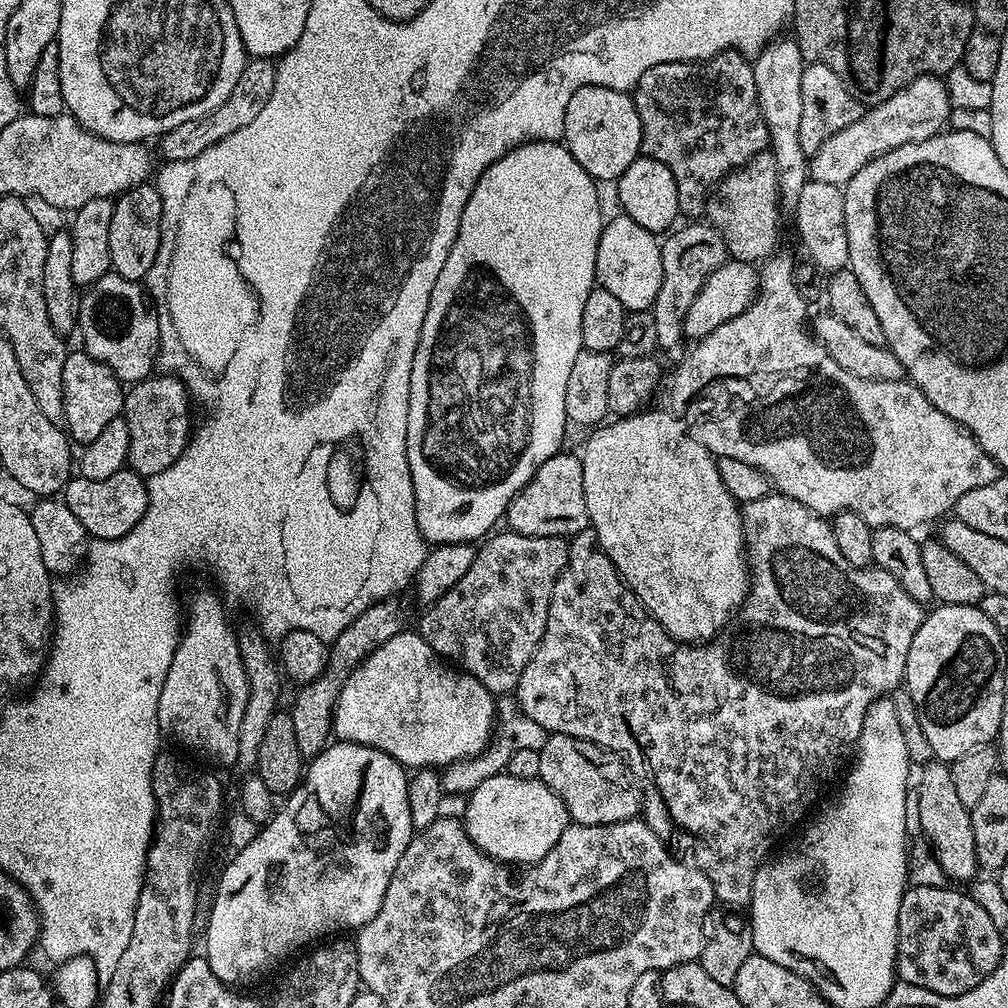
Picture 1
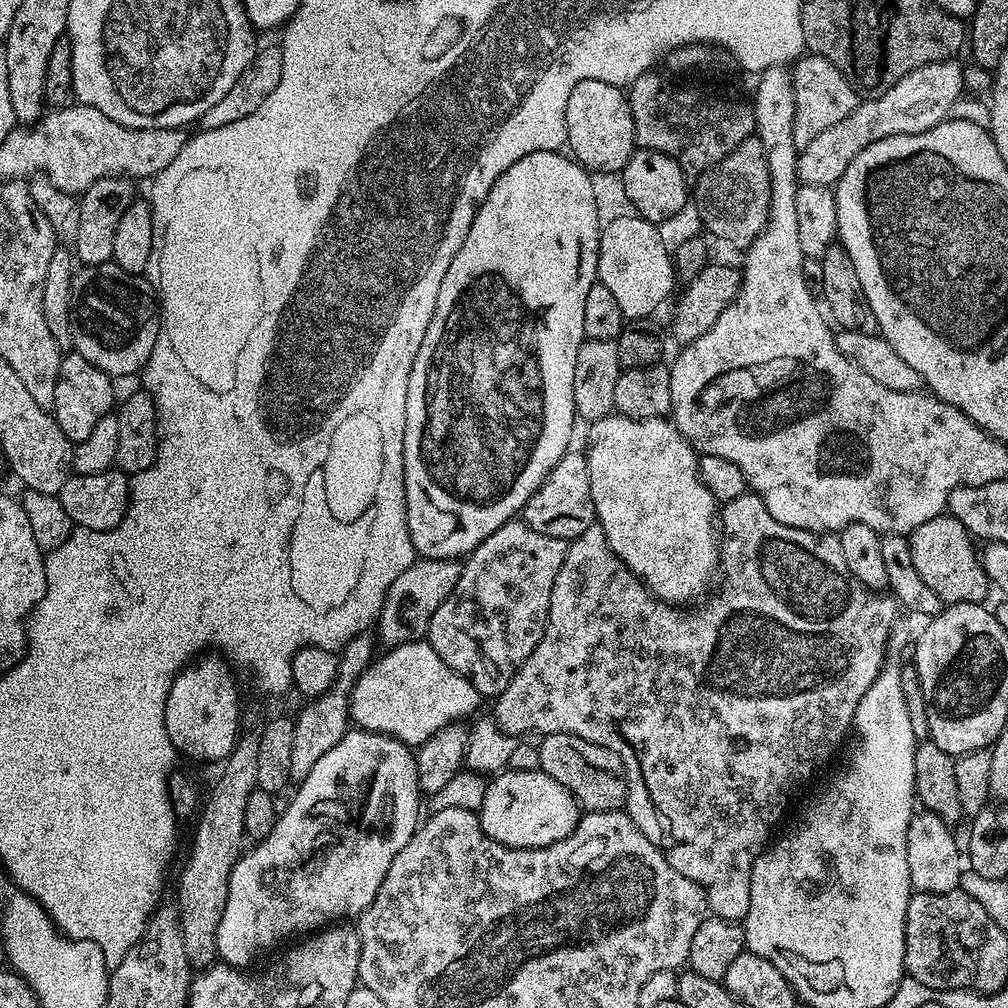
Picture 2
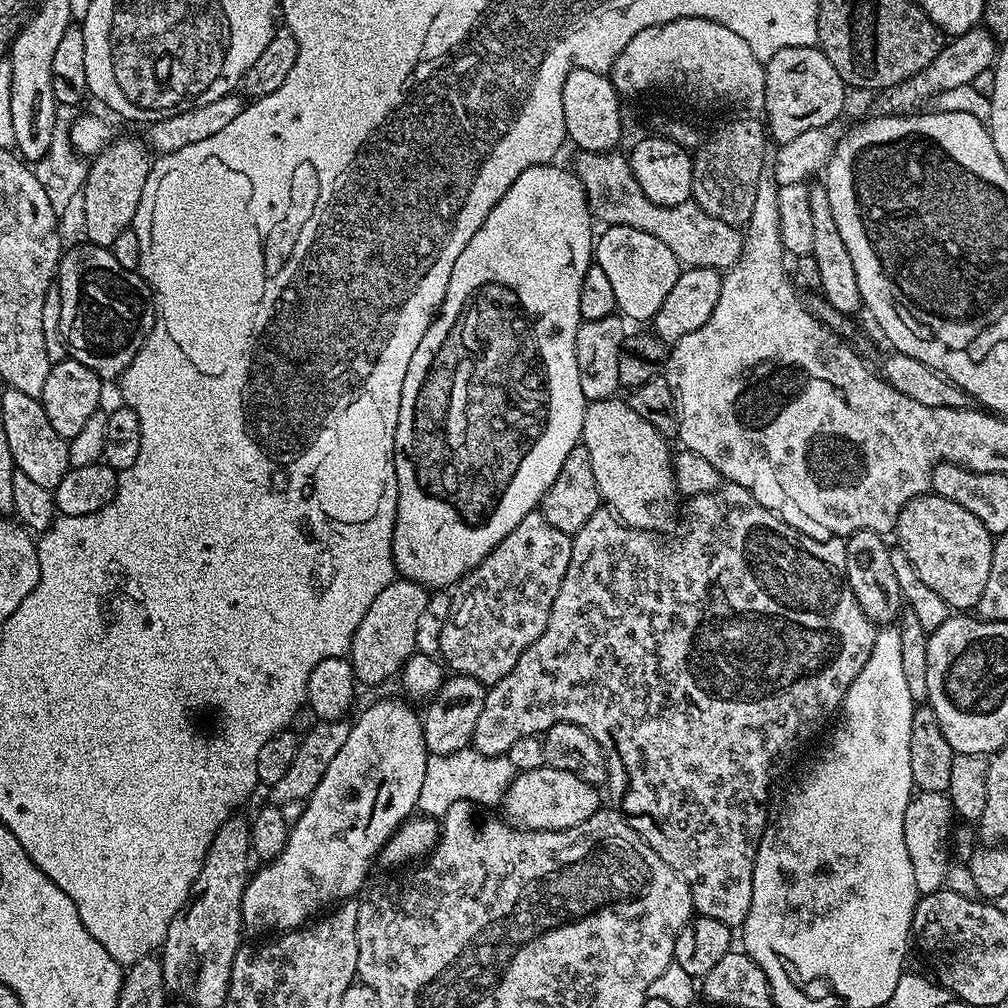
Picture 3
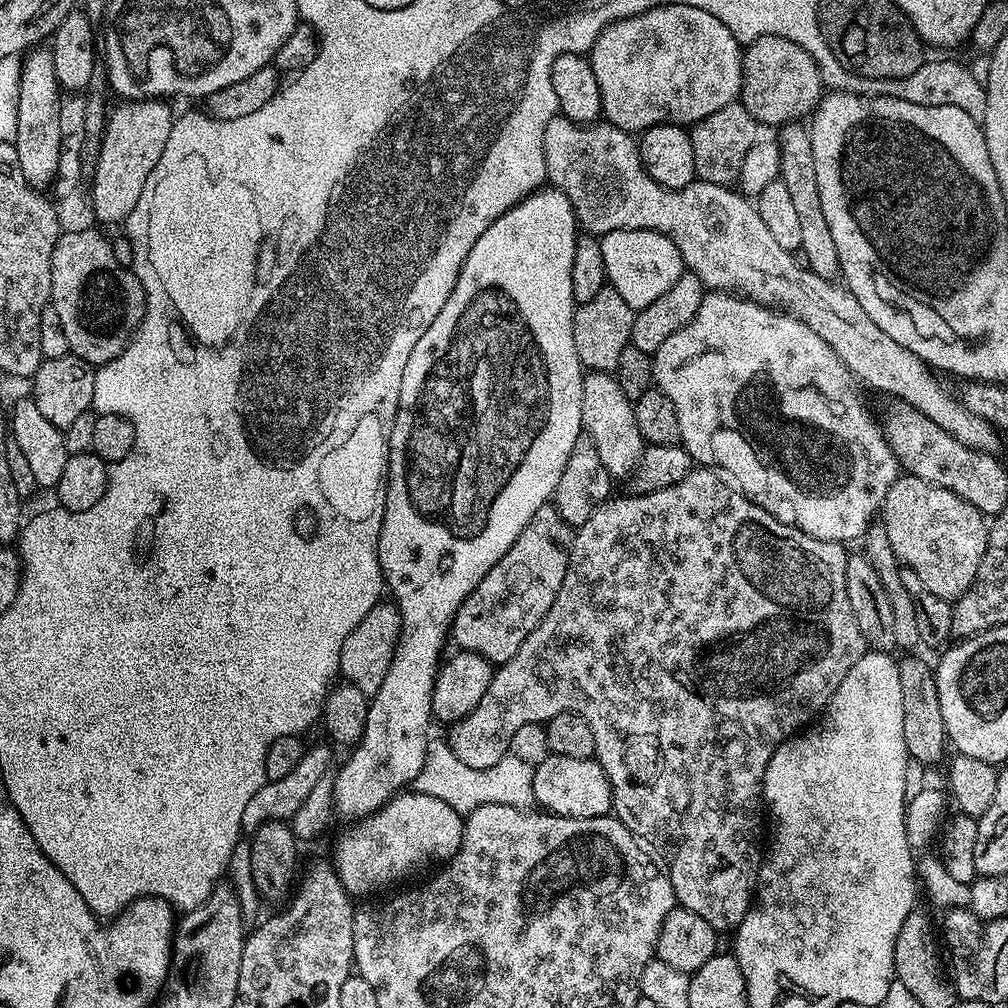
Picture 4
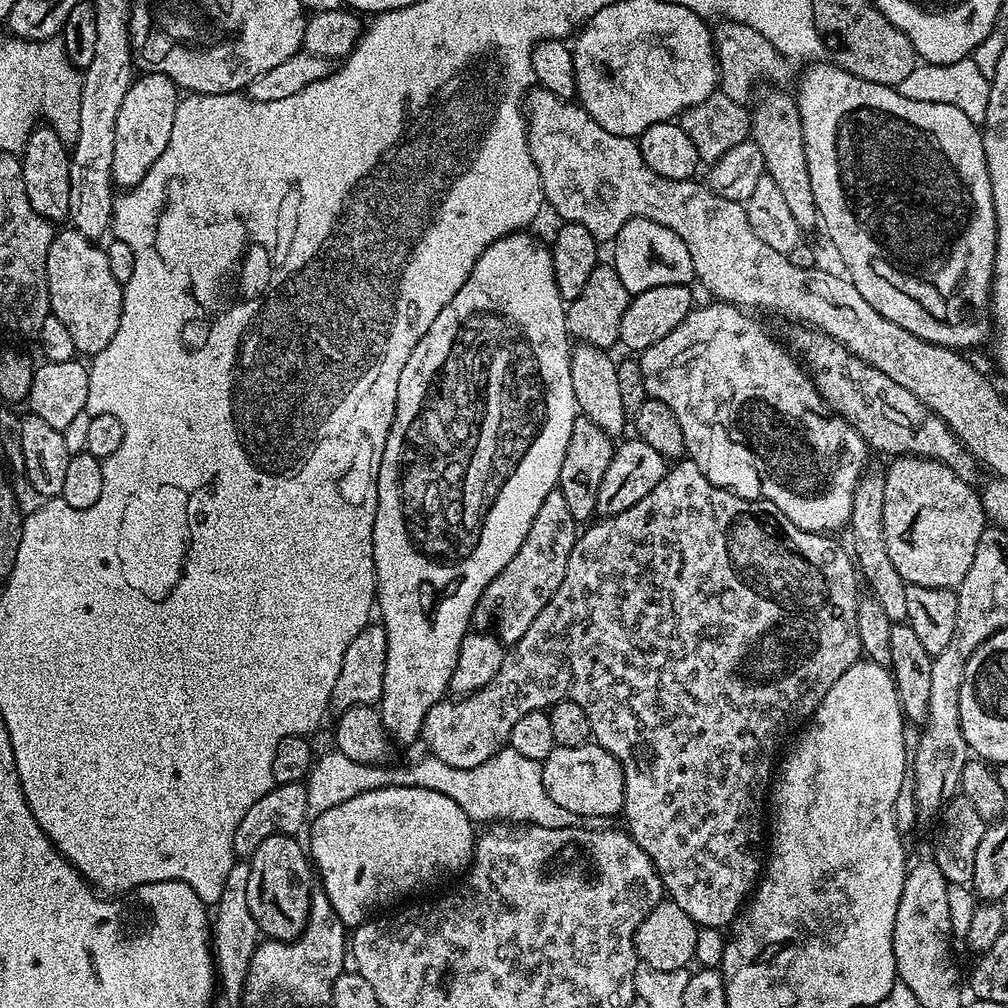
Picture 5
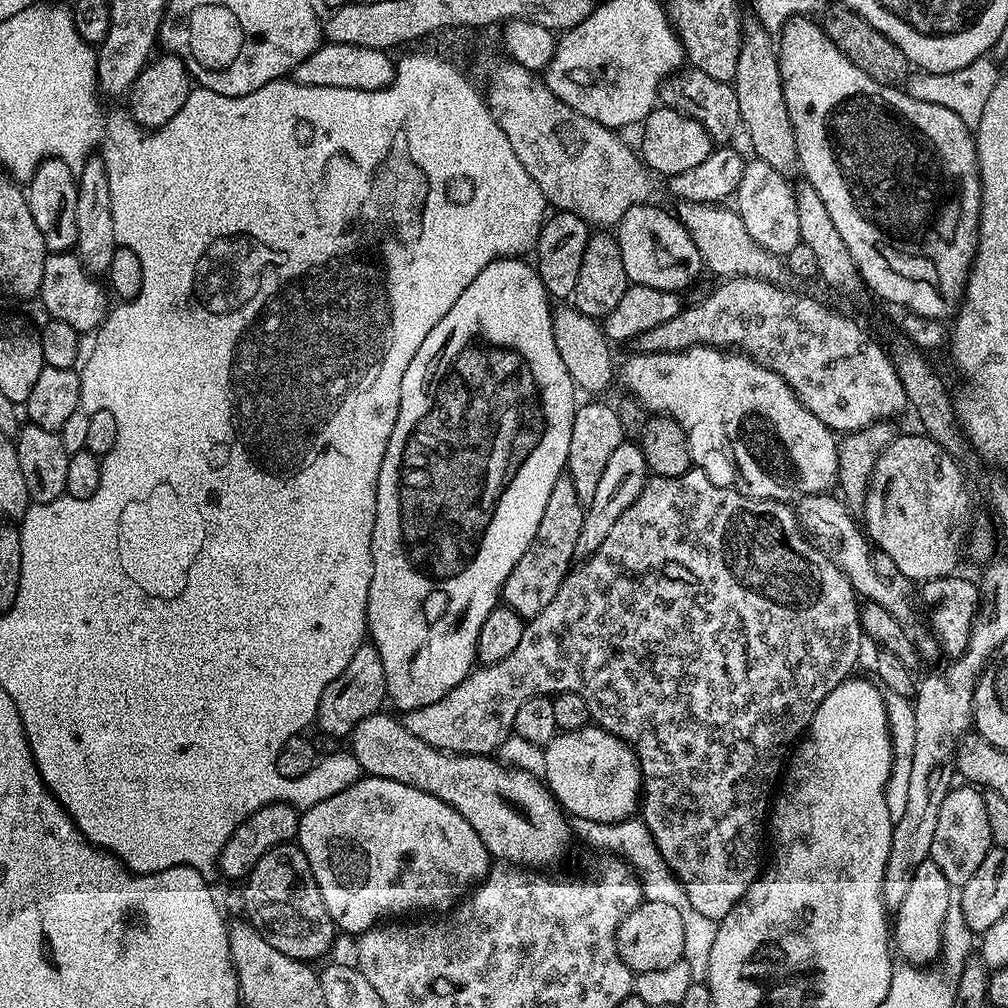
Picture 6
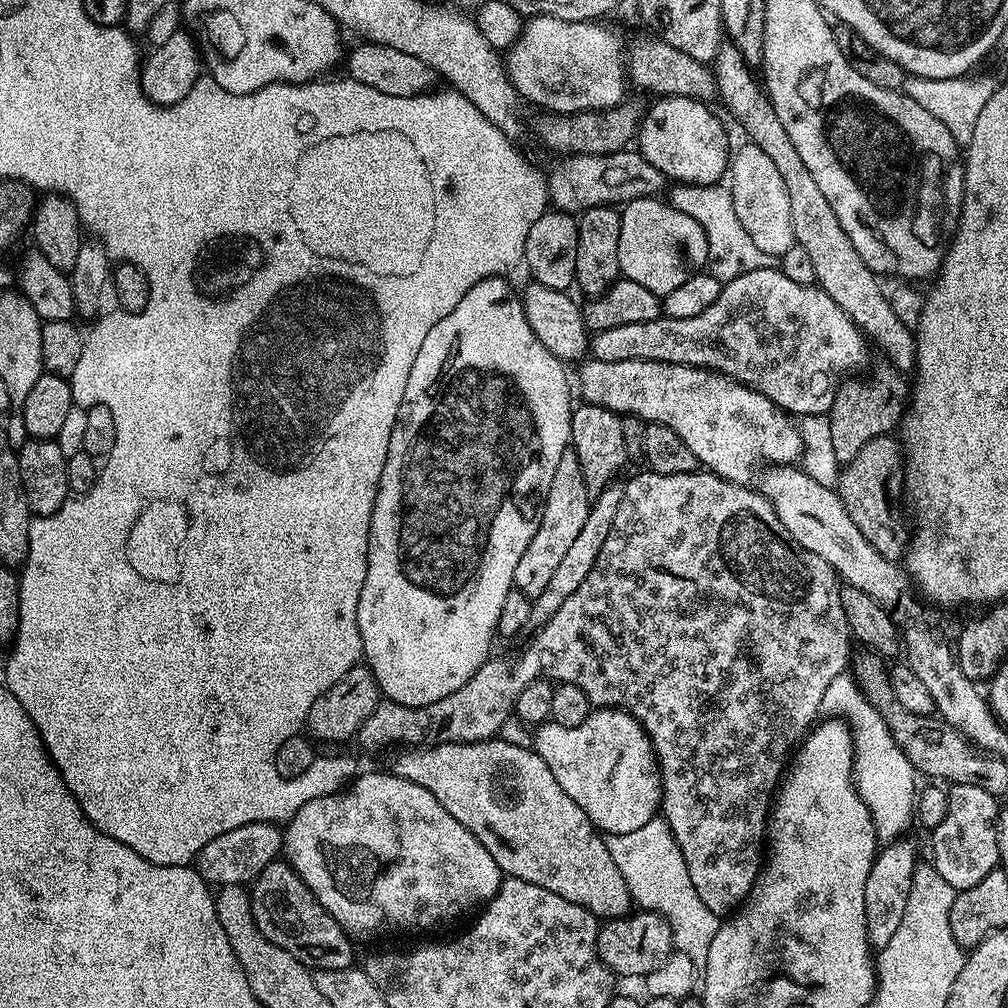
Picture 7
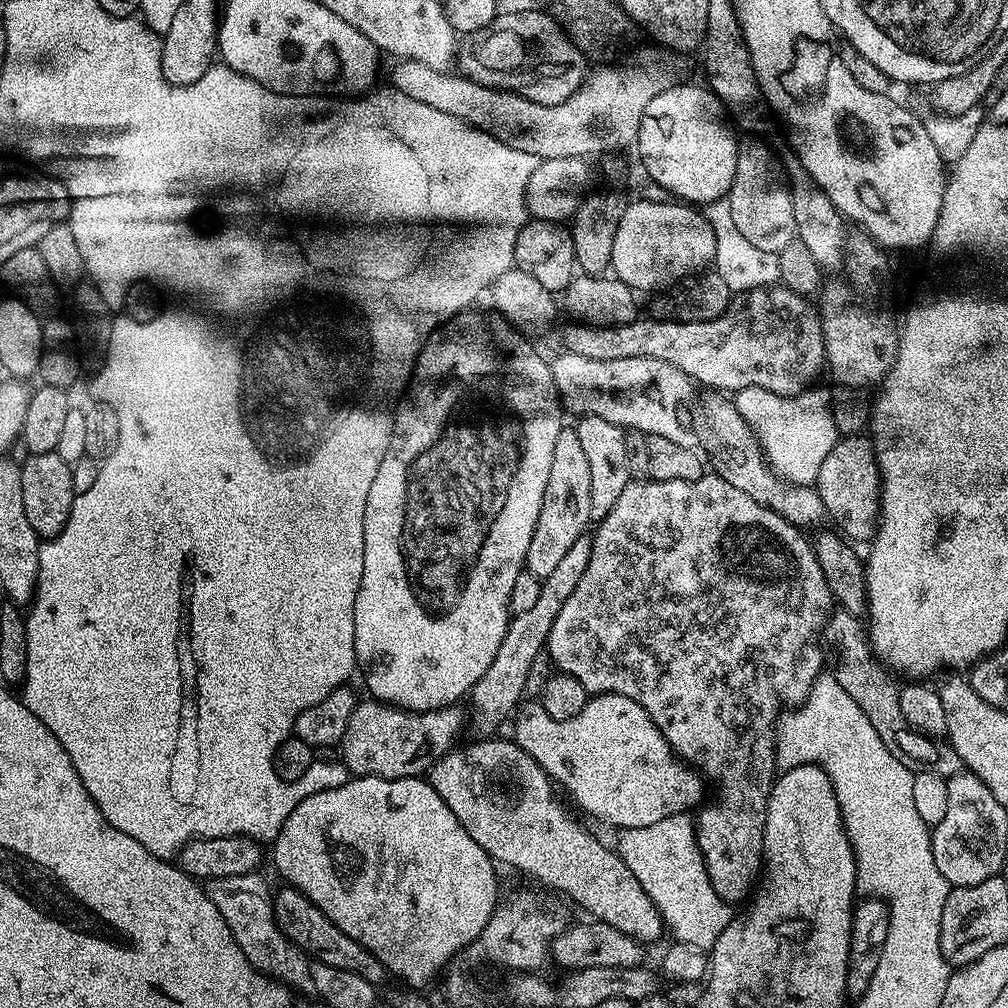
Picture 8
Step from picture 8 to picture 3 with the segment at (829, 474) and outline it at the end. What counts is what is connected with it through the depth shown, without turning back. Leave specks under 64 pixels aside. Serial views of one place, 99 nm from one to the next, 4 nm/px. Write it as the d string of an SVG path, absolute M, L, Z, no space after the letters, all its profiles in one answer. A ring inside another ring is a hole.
M935 494L916 496L909 500L896 519L894 529L895 543L910 558L910 566L918 570L918 578L942 598L952 610L972 610L982 598L982 590L986 590L986 578L990 578L990 562L992 561L993 533L990 533L958 502L950 502L950 498L942 498Z

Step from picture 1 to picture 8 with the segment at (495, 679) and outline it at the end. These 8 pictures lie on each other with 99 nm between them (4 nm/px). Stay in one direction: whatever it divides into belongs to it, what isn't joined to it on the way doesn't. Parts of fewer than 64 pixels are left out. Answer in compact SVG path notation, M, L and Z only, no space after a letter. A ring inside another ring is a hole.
M564 426L561 427L560 433L558 434L558 442L554 442L554 462L550 465L550 482L546 482L546 494L542 498L542 510L538 510L538 522L534 526L534 538L530 538L530 550L526 550L526 558L524 559L526 571L530 574L534 574L540 581L547 578L547 576L559 565L560 559L570 551L570 546L574 546L576 539L589 531L592 523L593 518L590 514L590 461L586 459L586 450L582 450L582 445L575 427Z

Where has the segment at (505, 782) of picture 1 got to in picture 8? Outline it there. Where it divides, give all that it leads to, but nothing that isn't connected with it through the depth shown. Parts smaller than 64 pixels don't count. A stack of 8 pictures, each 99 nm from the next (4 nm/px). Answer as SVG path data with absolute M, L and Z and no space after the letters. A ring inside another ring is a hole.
M601 692L588 699L586 706L582 706L582 714L576 714L569 720L550 718L539 702L524 702L514 719L514 743L526 750L526 754L530 754L530 758L534 758L534 762L538 762L538 766L542 766L544 773L552 777L561 789L564 787L582 811L597 816L604 824L613 824L616 830L650 826L653 822L662 822L662 818L667 816L691 813L705 803L704 777L677 756L670 742L666 742L662 730L654 726L650 714L646 714L634 698Z

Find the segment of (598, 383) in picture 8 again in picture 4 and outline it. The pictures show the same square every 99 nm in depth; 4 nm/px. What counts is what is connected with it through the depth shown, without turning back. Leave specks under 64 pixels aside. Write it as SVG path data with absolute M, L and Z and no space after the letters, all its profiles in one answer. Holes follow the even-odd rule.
M719 290L705 291L702 306L698 308L695 318L686 326L682 326L682 330L670 334L670 338L666 338L662 346L658 346L658 350L652 356L652 379L655 387L660 388L662 394L670 398L670 402L674 402L674 410L678 410L678 430L682 446L692 455L697 465L711 466L721 473L729 472L739 491L749 500L762 506L782 522L792 524L798 530L810 534L816 540L859 541L867 532L868 525L877 519L890 486L894 486L896 477L901 475L902 465L892 452L892 447L888 445L883 427L872 417L872 412L868 409L863 394L860 393L862 388L856 377L848 371L842 358L838 358L838 354L814 330L810 330L810 326L806 326L806 322L802 322L787 310L757 304L755 300L739 294Z

